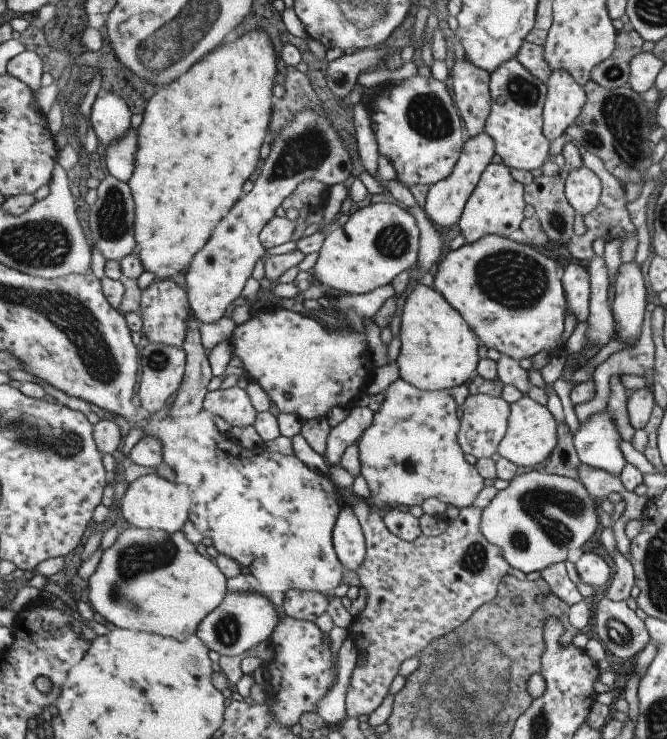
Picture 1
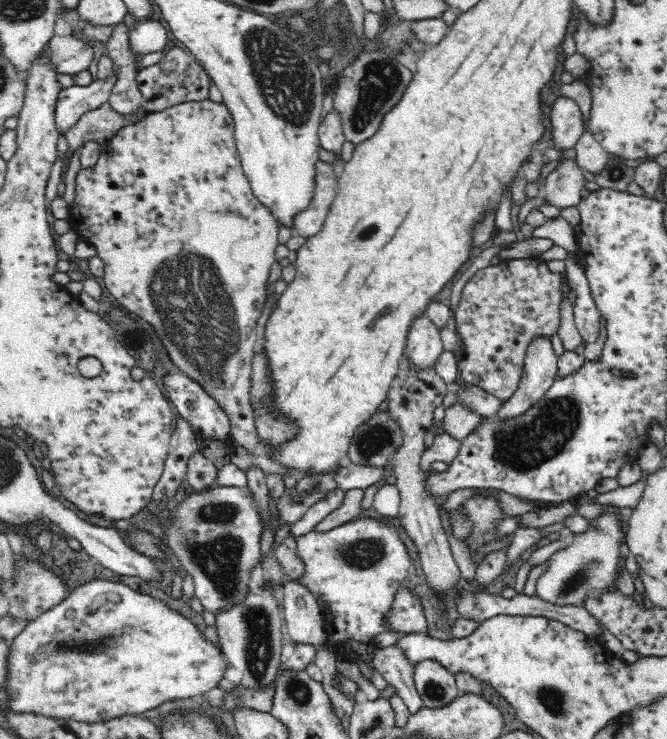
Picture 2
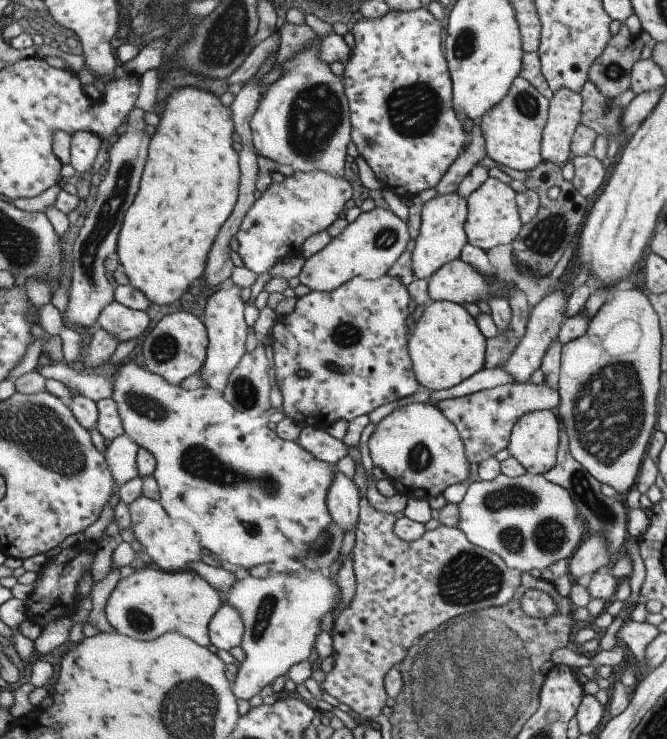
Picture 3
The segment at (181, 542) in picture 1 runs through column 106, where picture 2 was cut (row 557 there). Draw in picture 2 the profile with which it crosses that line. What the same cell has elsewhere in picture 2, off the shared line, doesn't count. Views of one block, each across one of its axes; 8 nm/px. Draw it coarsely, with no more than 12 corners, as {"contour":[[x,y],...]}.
{"contour":[[616,505],[549,557],[535,595],[558,607],[616,588]]}

